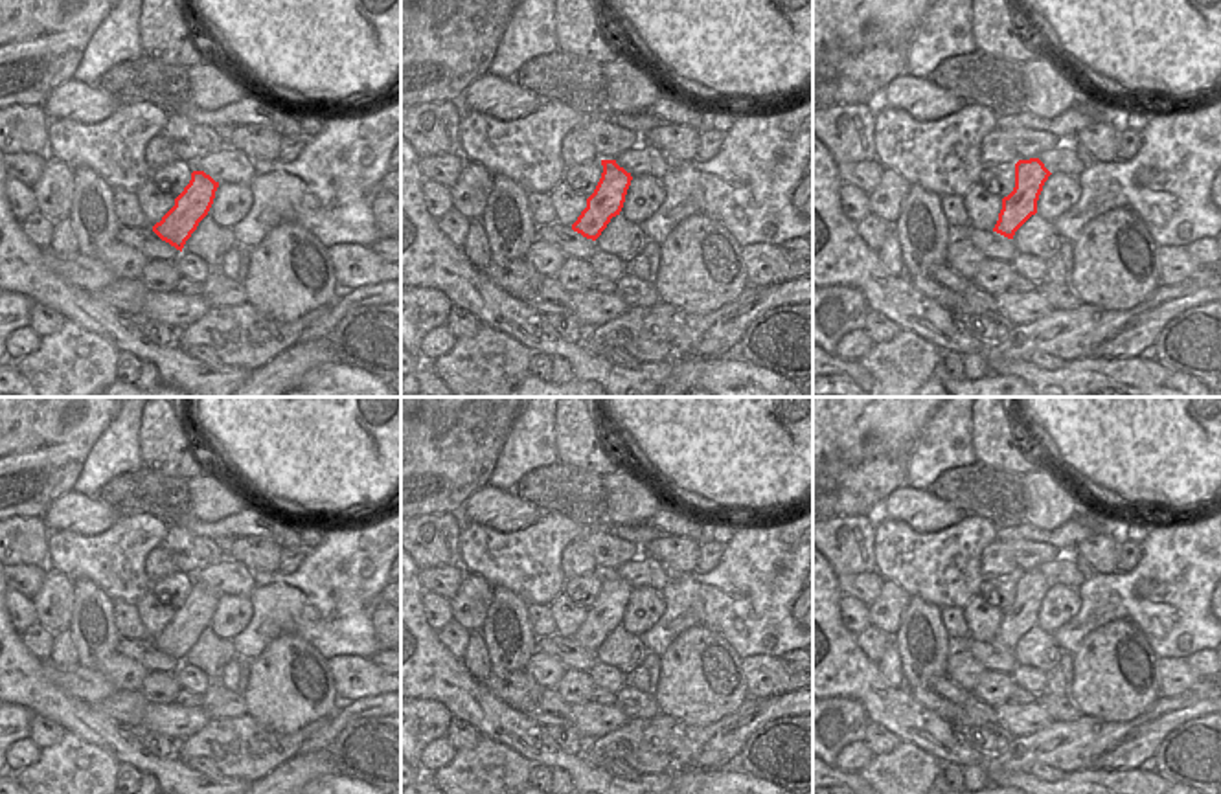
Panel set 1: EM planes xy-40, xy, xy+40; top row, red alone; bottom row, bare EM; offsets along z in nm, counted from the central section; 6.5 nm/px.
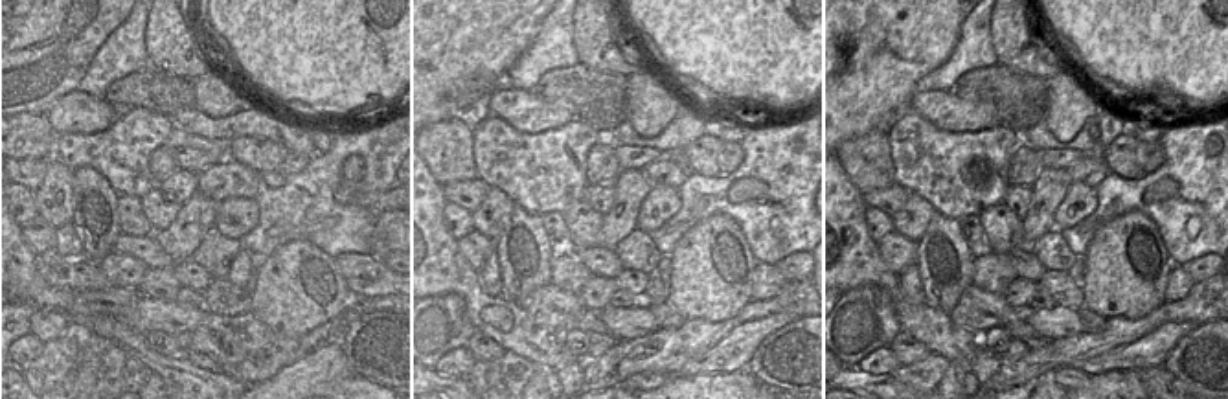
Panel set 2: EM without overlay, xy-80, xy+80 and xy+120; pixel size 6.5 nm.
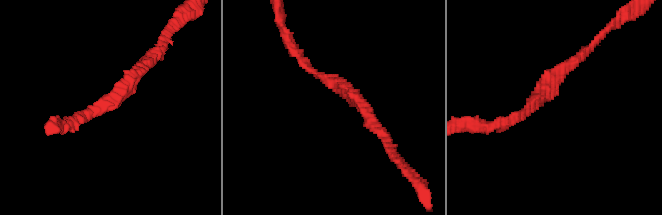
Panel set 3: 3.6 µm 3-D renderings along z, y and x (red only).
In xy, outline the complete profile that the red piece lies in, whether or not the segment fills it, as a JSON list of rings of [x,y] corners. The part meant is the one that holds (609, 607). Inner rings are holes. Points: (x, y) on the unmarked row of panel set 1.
[[[601,572],[601,577],[601,590],[587,610],[587,619],[572,636],[574,643],[592,652],[601,647],[612,629],[620,627],[633,592],[631,584],[620,579],[616,572]]]

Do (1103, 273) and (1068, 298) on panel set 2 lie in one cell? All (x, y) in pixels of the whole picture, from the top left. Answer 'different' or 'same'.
different

